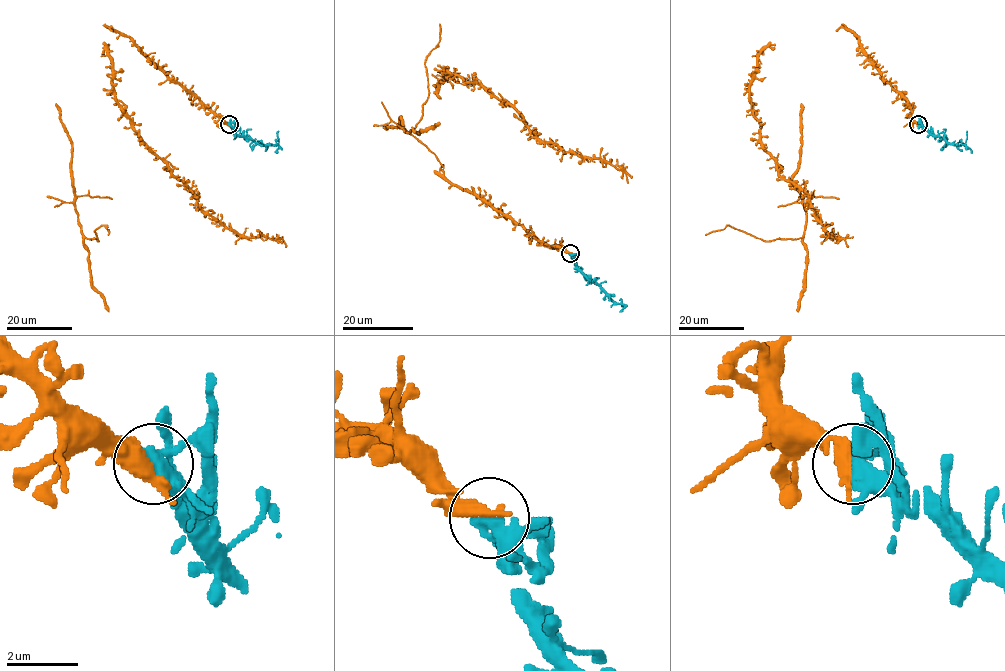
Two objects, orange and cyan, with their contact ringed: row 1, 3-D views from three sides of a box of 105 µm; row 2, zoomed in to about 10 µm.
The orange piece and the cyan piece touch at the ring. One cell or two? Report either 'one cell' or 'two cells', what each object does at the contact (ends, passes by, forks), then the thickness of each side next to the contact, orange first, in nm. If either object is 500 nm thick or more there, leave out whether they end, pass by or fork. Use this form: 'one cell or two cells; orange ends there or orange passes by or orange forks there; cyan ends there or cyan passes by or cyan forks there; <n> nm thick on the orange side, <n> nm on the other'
one cell; 500 nm thick on the orange side, 550 nm on the other

